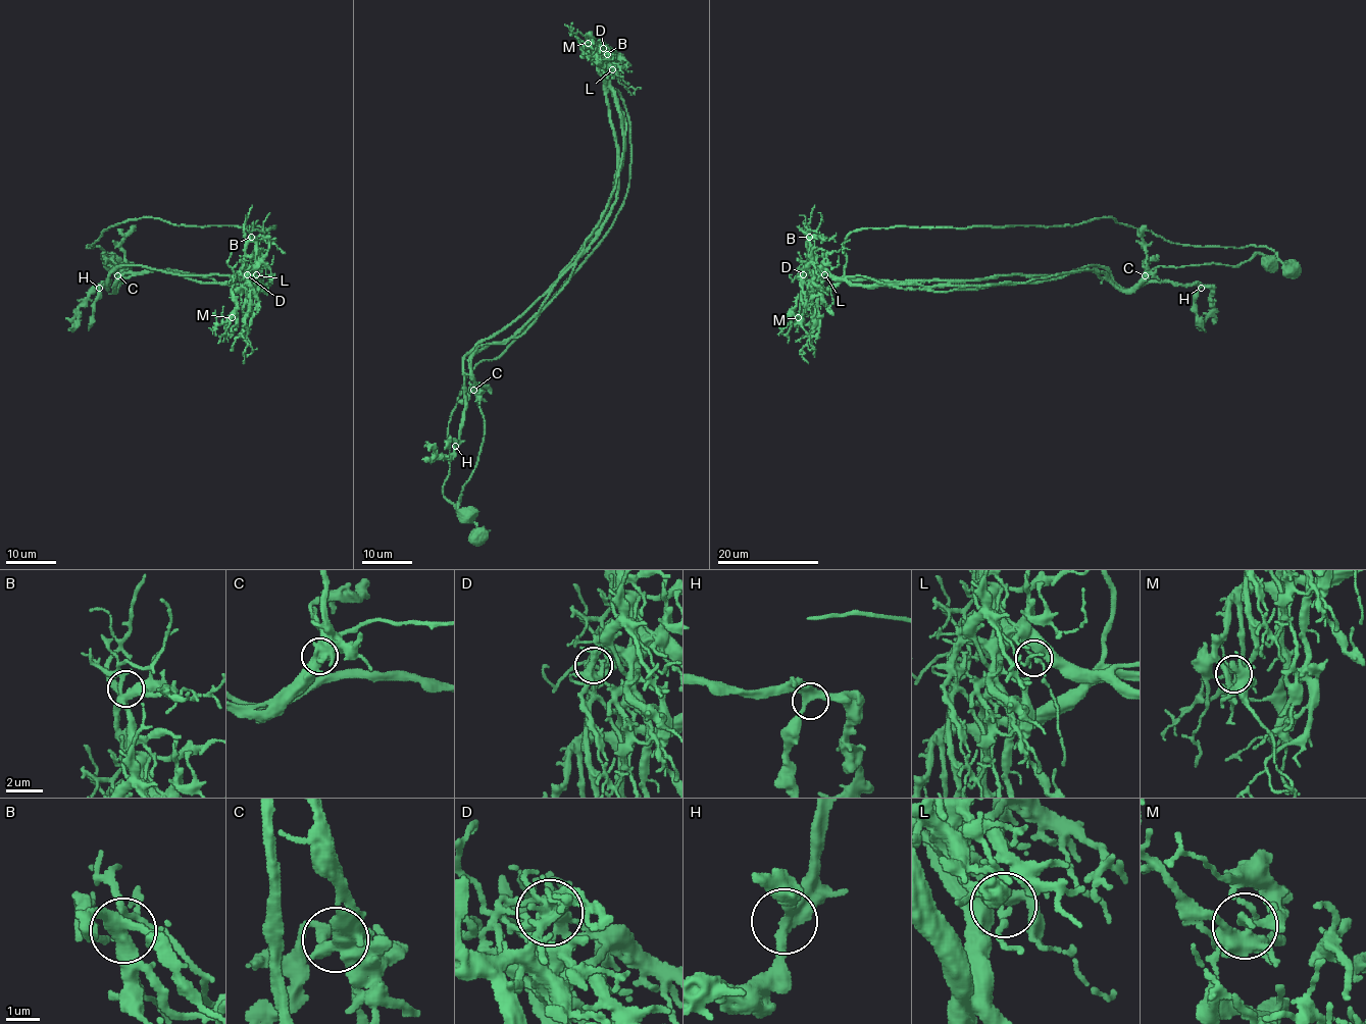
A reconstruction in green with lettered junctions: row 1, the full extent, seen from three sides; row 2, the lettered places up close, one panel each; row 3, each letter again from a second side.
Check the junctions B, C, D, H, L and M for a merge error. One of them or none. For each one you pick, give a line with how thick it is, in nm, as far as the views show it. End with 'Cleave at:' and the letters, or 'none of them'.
D: 320 nm
Cleave at: D

